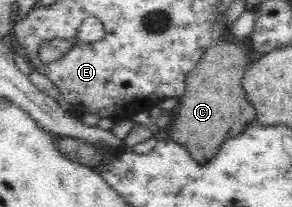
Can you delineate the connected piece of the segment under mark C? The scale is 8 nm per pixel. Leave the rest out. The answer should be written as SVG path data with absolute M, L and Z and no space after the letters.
M229 36L210 46L196 68L188 74L176 115L163 134L184 146L197 162L207 162L213 158L221 144L230 138L229 132L239 132L241 124L256 121L257 111L242 85L243 75L250 64L245 50Z

